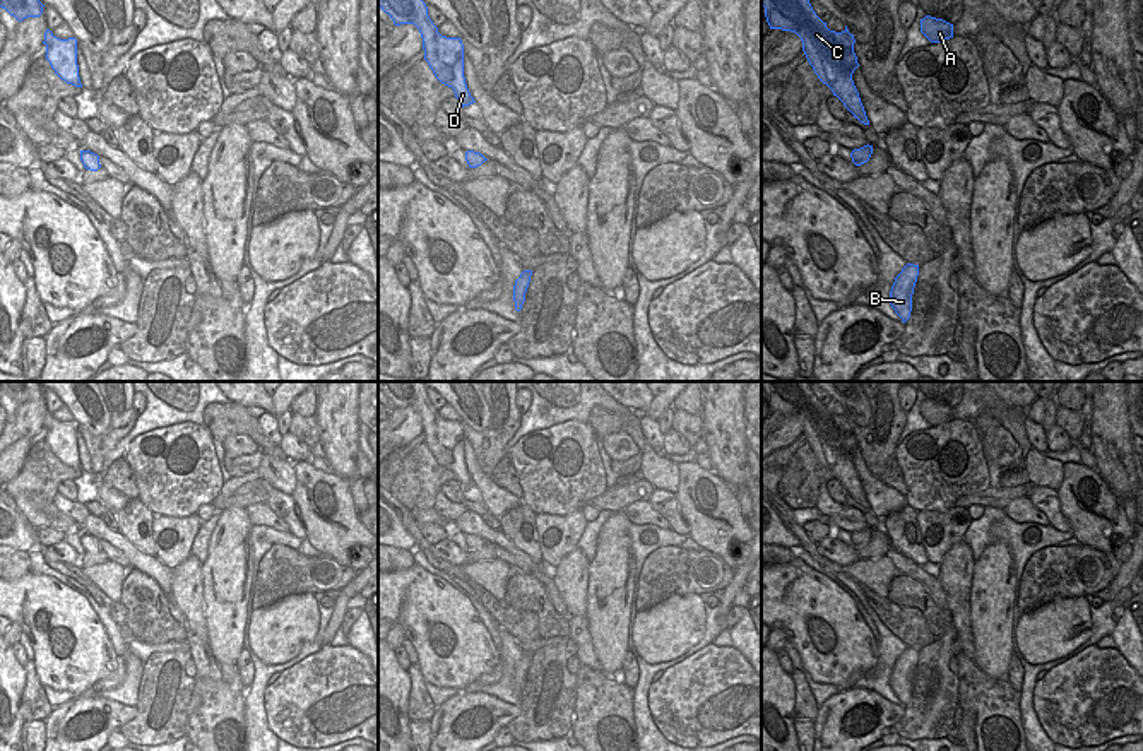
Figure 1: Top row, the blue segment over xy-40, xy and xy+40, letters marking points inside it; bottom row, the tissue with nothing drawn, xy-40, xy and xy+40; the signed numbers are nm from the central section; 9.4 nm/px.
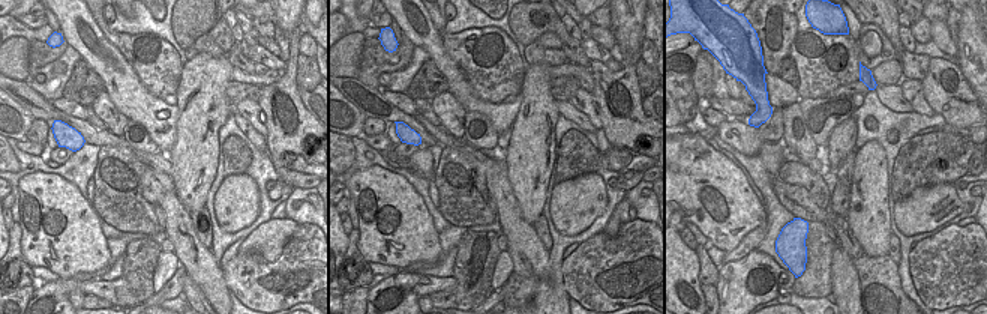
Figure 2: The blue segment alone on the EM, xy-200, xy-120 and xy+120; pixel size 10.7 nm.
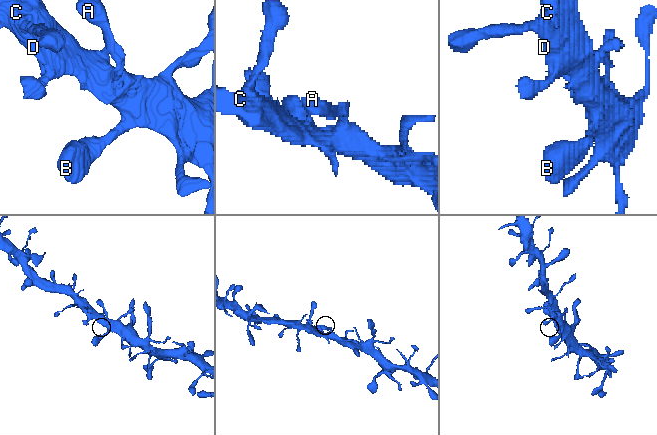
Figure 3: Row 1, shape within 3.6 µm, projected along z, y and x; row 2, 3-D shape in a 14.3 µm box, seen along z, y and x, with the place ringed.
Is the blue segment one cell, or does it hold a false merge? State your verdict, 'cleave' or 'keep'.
keep

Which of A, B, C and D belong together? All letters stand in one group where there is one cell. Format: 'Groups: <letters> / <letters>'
Groups: A B C D

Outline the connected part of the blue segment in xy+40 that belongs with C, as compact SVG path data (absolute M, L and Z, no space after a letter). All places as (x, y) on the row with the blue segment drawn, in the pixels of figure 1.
M761 0L770 29L796 33L818 79L861 123L869 125L852 74L859 67L854 34L830 31L813 10L809 0Z

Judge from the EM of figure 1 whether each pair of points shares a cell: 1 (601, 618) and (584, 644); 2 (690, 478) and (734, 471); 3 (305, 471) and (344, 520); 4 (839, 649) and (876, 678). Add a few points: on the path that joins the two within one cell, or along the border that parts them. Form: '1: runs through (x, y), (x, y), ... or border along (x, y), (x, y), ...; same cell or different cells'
1: border along (586, 618), (591, 645), (601, 669); different cells
2: border along (714, 471), (733, 490); different cells
3: runs through (322, 479), (336, 484), (337, 503); same cell
4: border along (878, 642), (878, 662), (868, 673); different cells

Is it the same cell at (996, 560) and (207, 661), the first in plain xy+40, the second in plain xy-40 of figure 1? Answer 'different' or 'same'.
different

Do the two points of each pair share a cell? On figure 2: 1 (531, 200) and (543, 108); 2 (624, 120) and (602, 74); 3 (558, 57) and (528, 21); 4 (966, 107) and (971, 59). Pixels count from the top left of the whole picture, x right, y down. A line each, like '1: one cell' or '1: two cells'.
1: one cell
2: one cell
3: two cells
4: two cells

